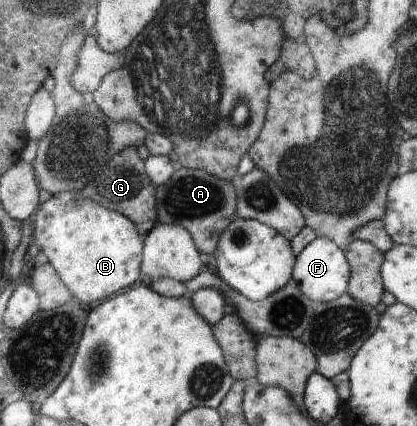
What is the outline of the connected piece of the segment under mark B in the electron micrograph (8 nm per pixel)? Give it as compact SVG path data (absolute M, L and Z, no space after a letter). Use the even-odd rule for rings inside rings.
M48 195L39 204L32 218L32 226L32 241L46 254L48 261L54 265L54 269L60 274L68 289L84 303L110 297L120 289L132 285L140 277L140 259L144 259L142 237L134 221L118 210L74 195L72 199L66 196Z

